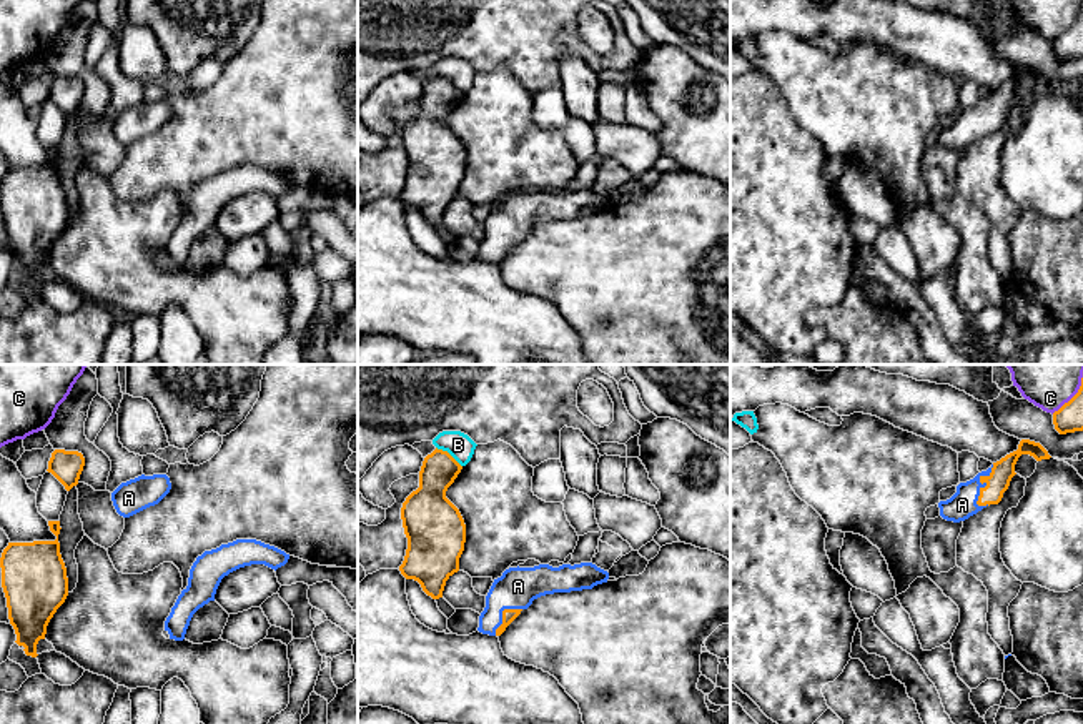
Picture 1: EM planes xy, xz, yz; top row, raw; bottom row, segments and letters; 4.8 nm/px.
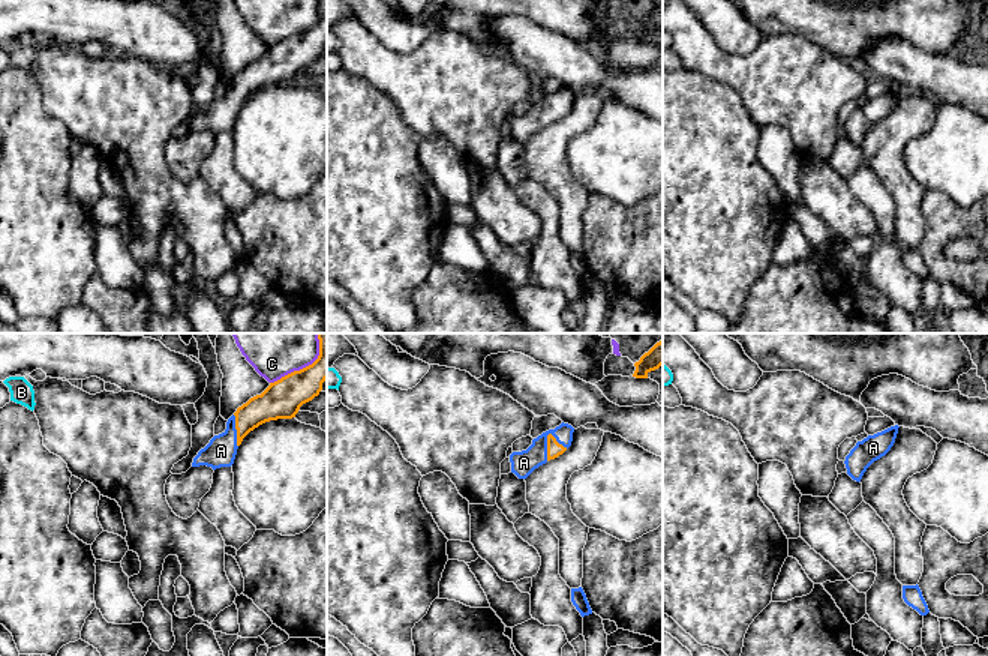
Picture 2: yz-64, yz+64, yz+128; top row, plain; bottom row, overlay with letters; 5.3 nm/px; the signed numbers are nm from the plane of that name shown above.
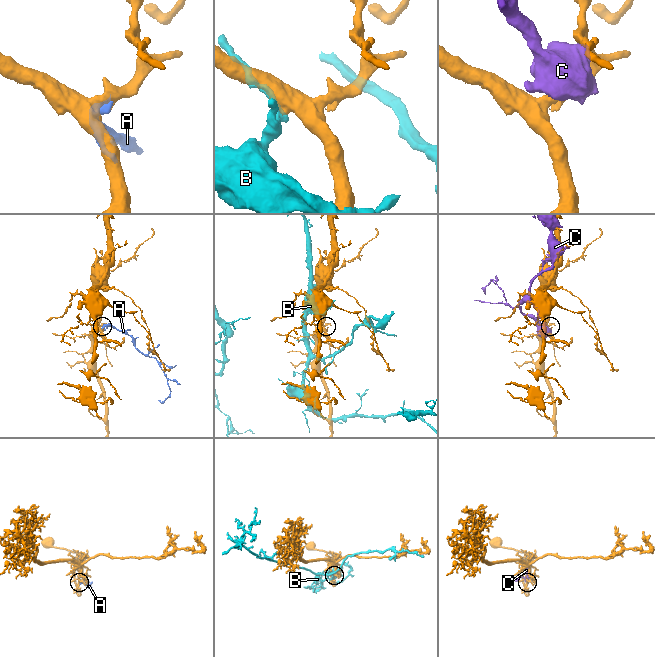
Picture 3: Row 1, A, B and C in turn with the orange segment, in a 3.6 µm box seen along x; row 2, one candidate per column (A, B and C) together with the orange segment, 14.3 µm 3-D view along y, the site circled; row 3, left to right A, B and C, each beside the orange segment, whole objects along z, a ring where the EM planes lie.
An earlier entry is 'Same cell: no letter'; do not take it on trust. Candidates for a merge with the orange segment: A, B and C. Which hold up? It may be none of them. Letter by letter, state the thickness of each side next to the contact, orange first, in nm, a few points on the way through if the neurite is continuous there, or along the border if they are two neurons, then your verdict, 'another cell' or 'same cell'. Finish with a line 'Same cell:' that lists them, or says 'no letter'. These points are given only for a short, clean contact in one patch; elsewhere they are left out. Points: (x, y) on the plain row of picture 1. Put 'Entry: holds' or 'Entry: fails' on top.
Entry: holds
A: 110 nm thick on the orange side, 140 nm on the other; border along yz (993, 92), (980, 105), (979, 133); another cell
B: 170 nm thick on the orange side, 120 nm on the other; another cell
C: 140 nm thick on the orange side, 180 nm on the other; another cell
Same cell: no letter

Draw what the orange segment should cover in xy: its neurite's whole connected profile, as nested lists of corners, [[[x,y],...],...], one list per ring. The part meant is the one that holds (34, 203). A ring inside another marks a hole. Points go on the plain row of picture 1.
[[[48,148],[55,168],[8,170],[0,185],[2,215],[17,271],[37,285],[37,271],[68,223],[67,195],[60,181],[60,148]]]

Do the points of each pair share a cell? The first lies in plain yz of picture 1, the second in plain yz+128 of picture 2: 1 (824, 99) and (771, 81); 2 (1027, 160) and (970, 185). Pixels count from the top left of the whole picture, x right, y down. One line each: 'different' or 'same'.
1: same
2: same

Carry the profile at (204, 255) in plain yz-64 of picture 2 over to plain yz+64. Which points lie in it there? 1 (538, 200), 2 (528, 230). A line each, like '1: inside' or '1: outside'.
1: inside
2: outside

